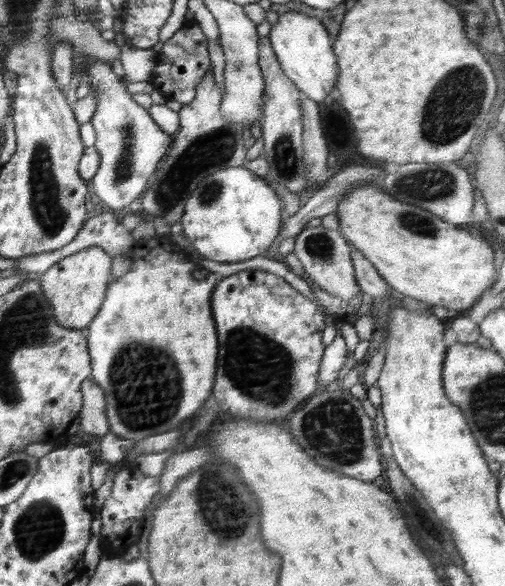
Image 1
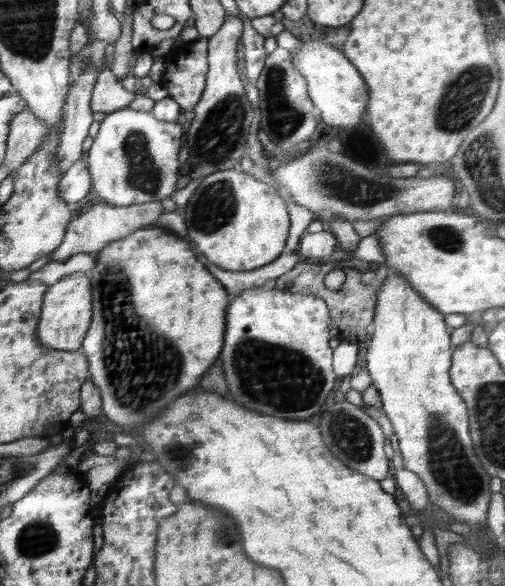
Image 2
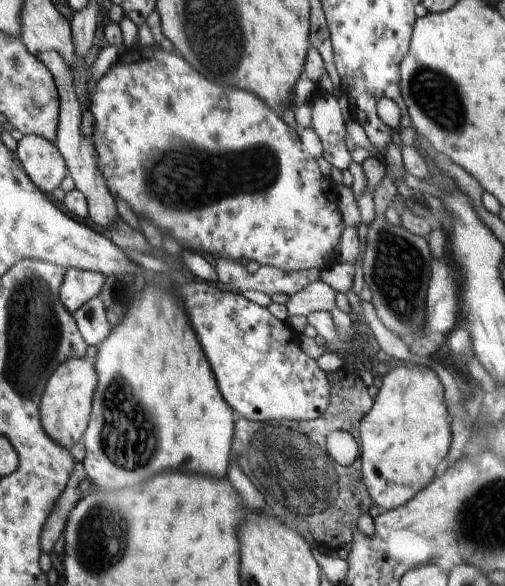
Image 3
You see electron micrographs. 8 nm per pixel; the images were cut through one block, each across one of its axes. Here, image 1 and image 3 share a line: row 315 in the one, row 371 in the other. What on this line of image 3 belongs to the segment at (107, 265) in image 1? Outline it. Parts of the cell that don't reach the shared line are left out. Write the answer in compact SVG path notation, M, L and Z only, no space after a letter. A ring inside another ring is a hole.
M85 357L66 360L49 381L42 405L44 427L65 448L74 448L87 435L99 385L97 365Z

